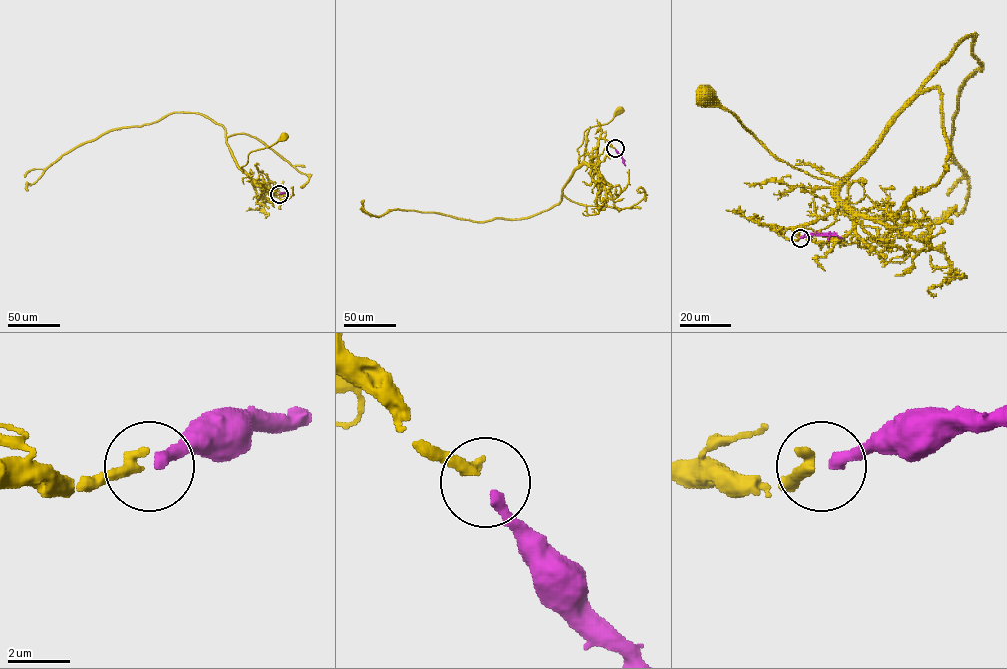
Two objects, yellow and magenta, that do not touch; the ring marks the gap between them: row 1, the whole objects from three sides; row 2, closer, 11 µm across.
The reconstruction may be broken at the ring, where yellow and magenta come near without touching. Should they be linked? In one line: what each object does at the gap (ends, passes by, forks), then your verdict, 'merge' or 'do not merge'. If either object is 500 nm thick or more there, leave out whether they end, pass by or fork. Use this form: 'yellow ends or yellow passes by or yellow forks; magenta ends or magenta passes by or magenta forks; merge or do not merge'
yellow ends; magenta ends; merge

